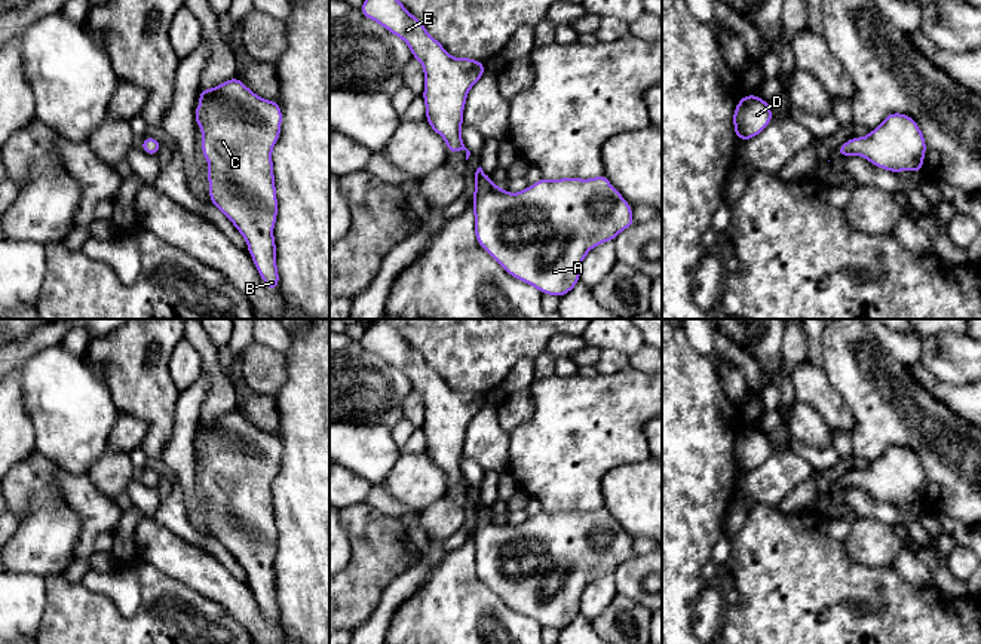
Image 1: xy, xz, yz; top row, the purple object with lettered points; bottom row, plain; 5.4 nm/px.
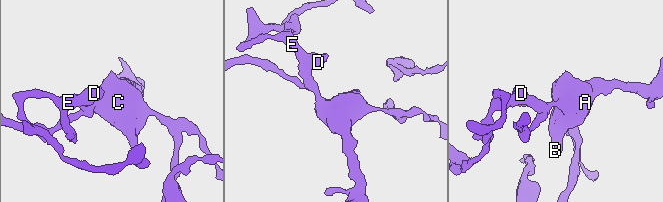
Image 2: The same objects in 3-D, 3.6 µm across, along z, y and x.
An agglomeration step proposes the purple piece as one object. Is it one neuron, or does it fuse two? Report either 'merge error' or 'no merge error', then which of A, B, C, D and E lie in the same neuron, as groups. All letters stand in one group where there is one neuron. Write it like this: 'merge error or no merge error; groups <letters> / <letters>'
no merge error; groups A B C D E

